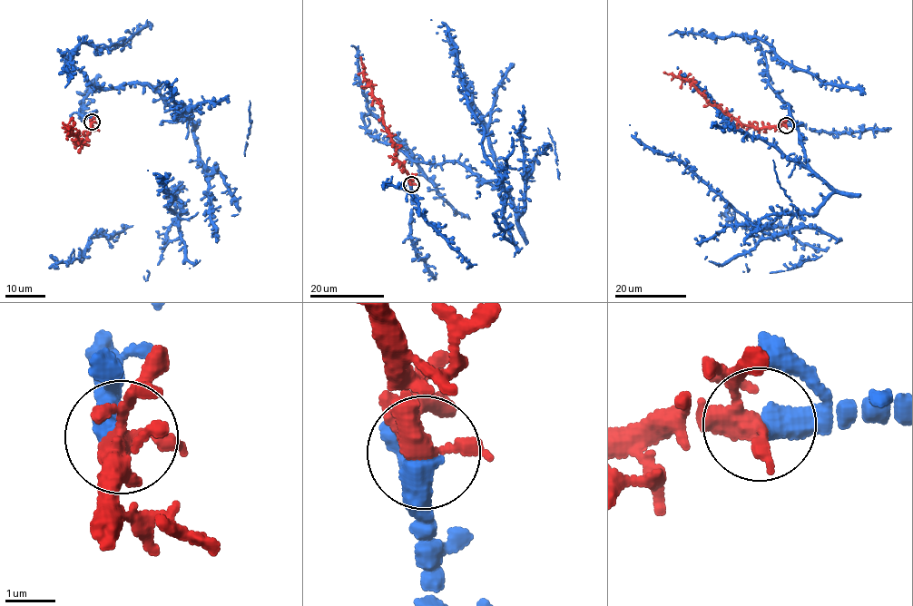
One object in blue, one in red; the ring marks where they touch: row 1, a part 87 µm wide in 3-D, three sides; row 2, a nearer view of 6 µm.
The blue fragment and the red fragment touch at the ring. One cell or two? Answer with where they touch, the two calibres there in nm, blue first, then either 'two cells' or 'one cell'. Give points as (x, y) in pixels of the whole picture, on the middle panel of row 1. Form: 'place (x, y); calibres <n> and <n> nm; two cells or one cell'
place (411, 184); calibres 550 and 320 nm; one cell

